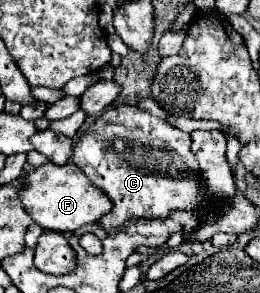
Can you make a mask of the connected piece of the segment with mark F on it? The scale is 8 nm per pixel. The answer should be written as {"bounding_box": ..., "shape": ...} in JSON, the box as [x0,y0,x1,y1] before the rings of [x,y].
{"bounding_box":[19,163,113,231],"shape":[[[45,163],[37,167],[33,173],[27,173],[27,187],[19,193],[23,199],[23,207],[33,217],[35,223],[45,227],[47,231],[75,231],[87,223],[97,223],[103,215],[113,209],[111,199],[93,183],[89,183],[87,175],[75,165],[53,165]]]}

